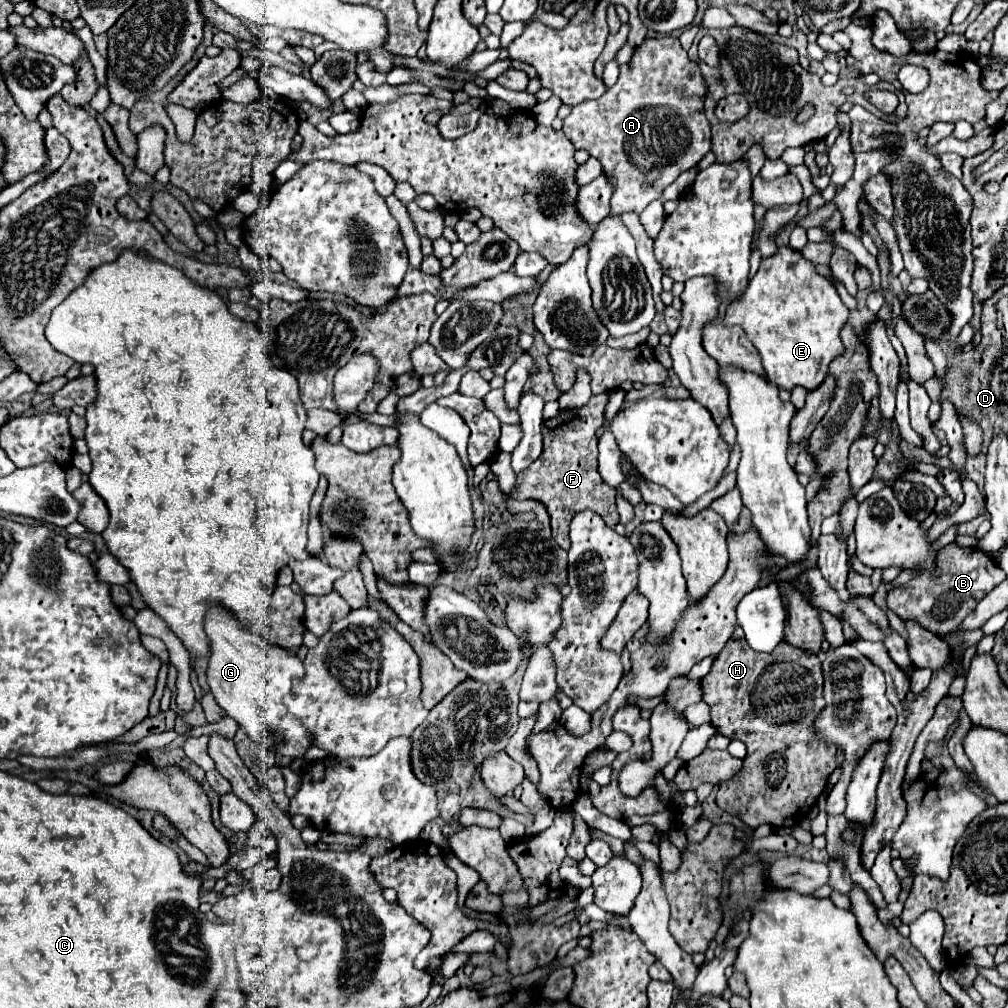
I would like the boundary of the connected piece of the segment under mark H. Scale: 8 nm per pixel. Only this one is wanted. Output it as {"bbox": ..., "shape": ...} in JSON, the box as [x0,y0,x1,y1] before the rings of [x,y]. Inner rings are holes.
{"bbox":[702,626,838,828],"shape":[[[738,626],[732,638],[726,642],[724,650],[714,660],[710,674],[702,680],[702,686],[704,702],[712,706],[712,726],[728,738],[742,740],[748,748],[748,756],[744,758],[742,770],[728,782],[720,784],[716,804],[724,812],[740,818],[750,828],[758,828],[762,824],[770,824],[772,828],[798,826],[810,814],[818,796],[826,788],[828,776],[838,768],[836,744],[828,746],[822,740],[816,740],[812,732],[814,718],[820,714],[818,710],[824,710],[824,676],[818,656],[812,656],[796,646],[788,646],[786,642],[782,642],[772,654],[756,654],[748,646],[748,642],[744,642],[744,632]],[[788,724],[800,726],[794,728],[794,734],[798,734],[800,730],[800,746],[784,746],[784,734],[786,738],[788,734],[792,734],[792,728],[788,728]]]}

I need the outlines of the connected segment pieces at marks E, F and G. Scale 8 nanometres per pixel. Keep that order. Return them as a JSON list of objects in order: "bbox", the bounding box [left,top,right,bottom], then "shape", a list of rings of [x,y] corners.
[{"bbox":[722,248,850,392],"shape":[[[778,248],[772,258],[760,262],[744,298],[726,308],[722,322],[744,328],[774,386],[782,390],[802,386],[810,392],[824,382],[830,362],[844,354],[840,330],[848,316],[850,310],[840,300],[834,284],[820,276],[812,262],[800,252]]]},{"bbox":[510,394,618,550],"shape":[[[606,394],[592,395],[586,406],[580,408],[570,408],[570,410],[560,410],[559,414],[552,420],[544,420],[544,450],[532,466],[528,466],[524,472],[516,476],[516,484],[510,492],[514,500],[538,500],[546,506],[550,514],[550,524],[552,524],[552,538],[556,544],[560,544],[564,550],[570,548],[570,538],[568,538],[568,526],[570,520],[576,512],[580,510],[594,510],[598,512],[604,522],[614,528],[618,524],[618,512],[616,512],[616,490],[604,484],[604,480],[598,474],[598,436],[596,432],[602,428],[604,423],[604,406],[606,406]]]},{"bbox":[206,608,314,758],"shape":[[[224,608],[208,612],[206,634],[212,642],[206,674],[218,706],[234,718],[252,740],[262,742],[270,752],[286,758],[302,758],[306,750],[314,746],[314,738],[284,706],[284,696],[292,692],[292,680],[304,678],[300,658],[288,654],[288,650],[268,646],[262,636],[252,630],[242,630]]]}]

